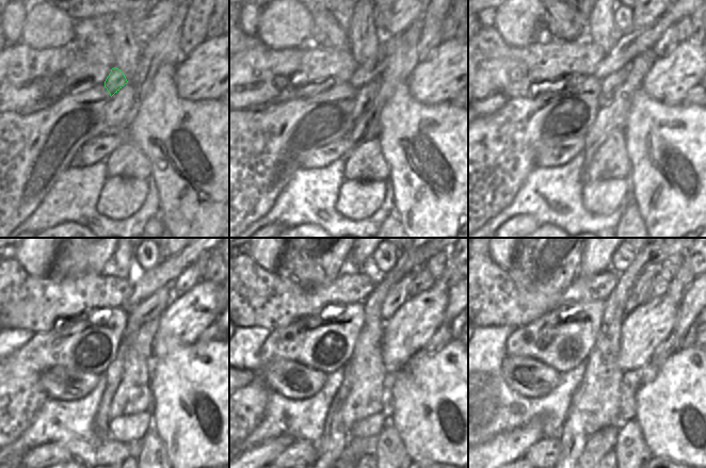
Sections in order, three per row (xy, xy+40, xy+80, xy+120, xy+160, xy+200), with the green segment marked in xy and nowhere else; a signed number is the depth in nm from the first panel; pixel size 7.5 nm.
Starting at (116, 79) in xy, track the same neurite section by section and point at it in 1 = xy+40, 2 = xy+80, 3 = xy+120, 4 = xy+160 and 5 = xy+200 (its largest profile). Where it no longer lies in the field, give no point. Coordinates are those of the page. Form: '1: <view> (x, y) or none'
1: xy+40 (388, 44)
2: xy+80 (627, 46)
3: xy+120 (164, 274)
4: xy+160 (407, 259)
5: xy+200 (642, 259)

